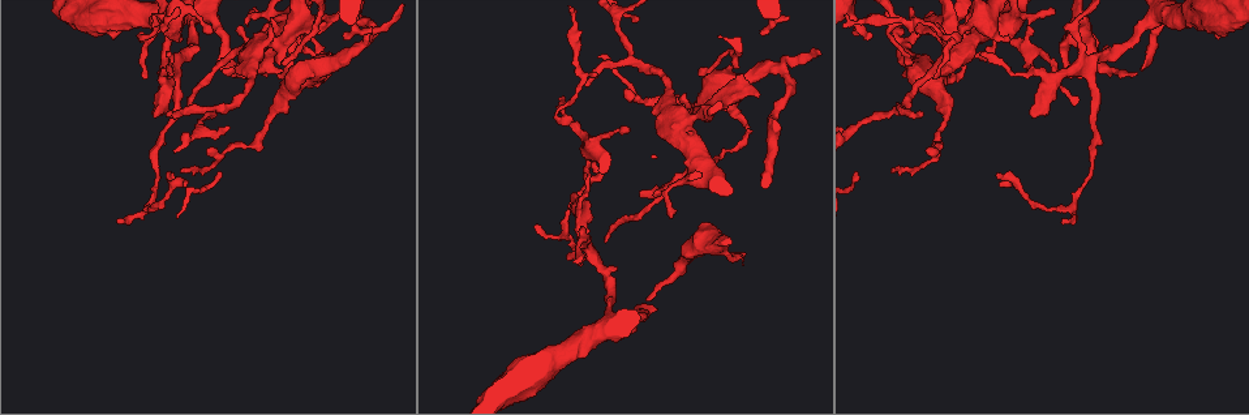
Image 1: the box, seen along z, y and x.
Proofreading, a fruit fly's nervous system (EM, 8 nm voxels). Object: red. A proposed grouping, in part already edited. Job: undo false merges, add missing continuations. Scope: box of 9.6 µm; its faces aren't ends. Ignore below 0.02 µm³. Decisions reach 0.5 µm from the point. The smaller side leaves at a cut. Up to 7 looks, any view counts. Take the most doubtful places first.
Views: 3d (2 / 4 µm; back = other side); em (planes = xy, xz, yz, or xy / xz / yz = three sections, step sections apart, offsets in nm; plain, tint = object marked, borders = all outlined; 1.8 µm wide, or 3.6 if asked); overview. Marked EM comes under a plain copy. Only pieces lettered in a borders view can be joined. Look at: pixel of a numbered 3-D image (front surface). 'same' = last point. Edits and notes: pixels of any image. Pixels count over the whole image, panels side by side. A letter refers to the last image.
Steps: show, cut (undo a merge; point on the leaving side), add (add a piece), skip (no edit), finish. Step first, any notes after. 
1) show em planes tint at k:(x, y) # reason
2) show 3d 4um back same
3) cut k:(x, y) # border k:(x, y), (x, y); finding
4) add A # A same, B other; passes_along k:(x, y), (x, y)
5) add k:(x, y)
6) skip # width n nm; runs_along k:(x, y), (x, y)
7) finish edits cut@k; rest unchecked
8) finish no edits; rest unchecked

show em planes borders at 1:(760, 32)

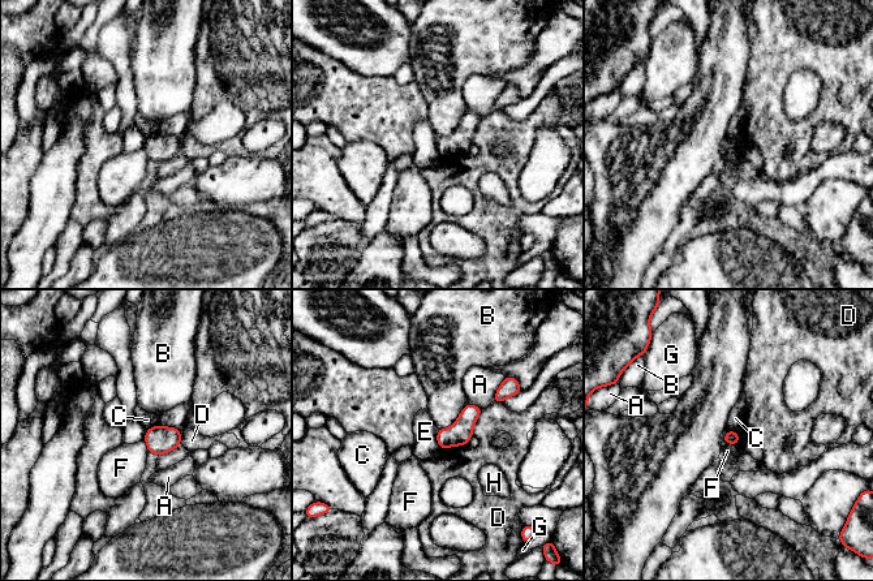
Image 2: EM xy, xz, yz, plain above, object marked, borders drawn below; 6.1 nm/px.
skip # A other, B other, C other, D other, E other, F other, G other, H other; border 2:(723, 434), (734, 430), (740, 443); no lettered piece goes on from it

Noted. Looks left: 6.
show em yz step 16 borders at 1:(279, 73) # free end

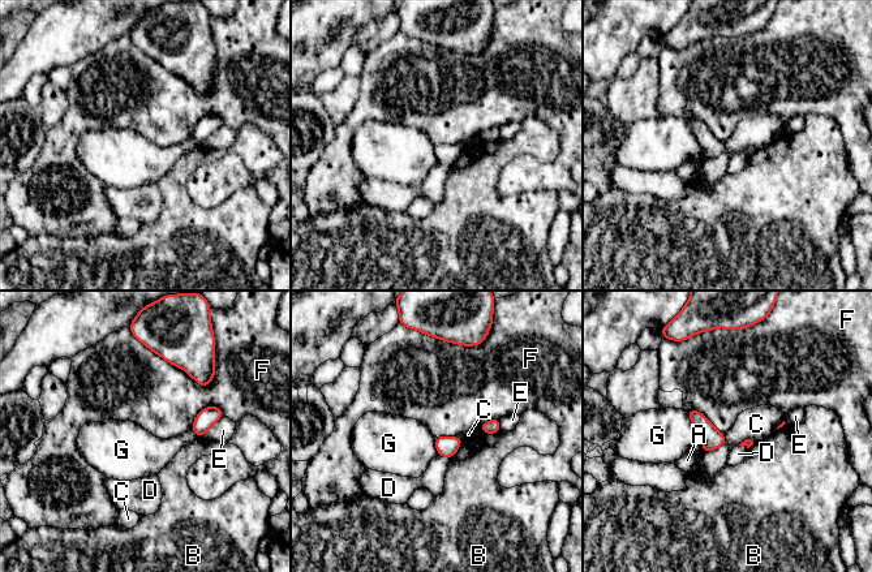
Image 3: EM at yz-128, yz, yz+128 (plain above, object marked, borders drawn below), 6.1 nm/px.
skip # width 110 nm; A other, B other, C other, D other, E other, F other, G other; border 3:(147, 348), (201, 386), (213, 379); no lettered piece goes on from it

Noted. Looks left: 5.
show em planes tint at 1:(316, 78) # four or more arms meet

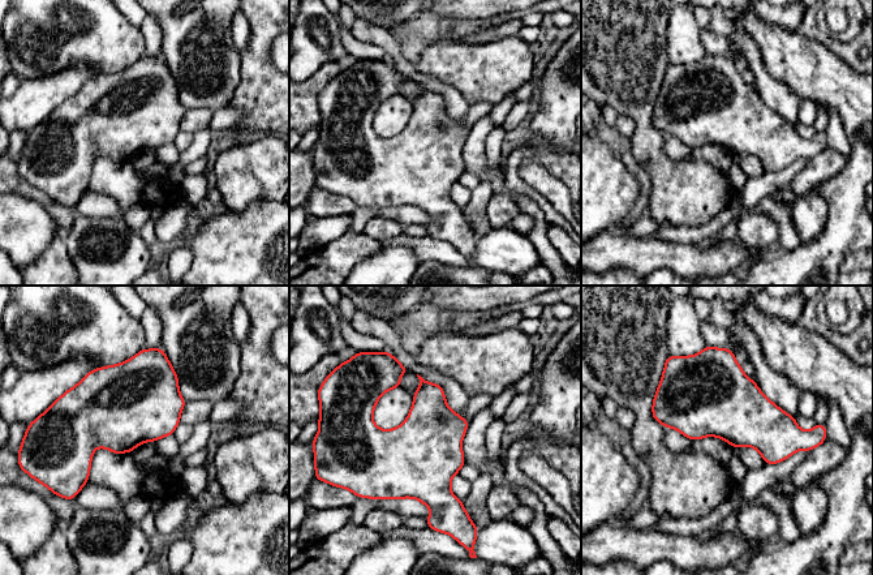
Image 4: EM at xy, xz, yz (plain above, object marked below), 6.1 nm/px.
show em planes borders same

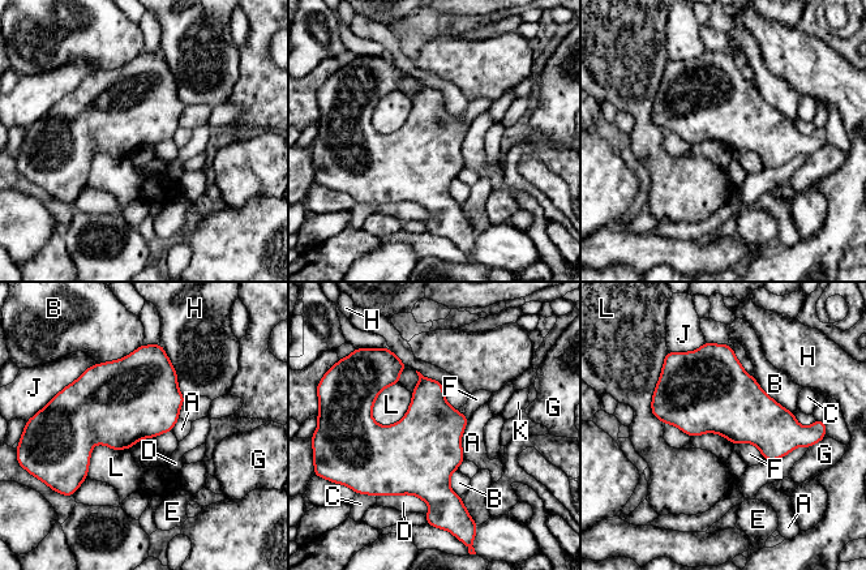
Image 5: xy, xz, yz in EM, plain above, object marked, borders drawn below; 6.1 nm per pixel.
skip # A other, B other, C other, D other, E other, F other, G other, H other, J other, K other, L other; border 5:(733, 442), (754, 444), (763, 459); all the same cell

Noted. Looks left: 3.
finish no edits; rest unchecked

